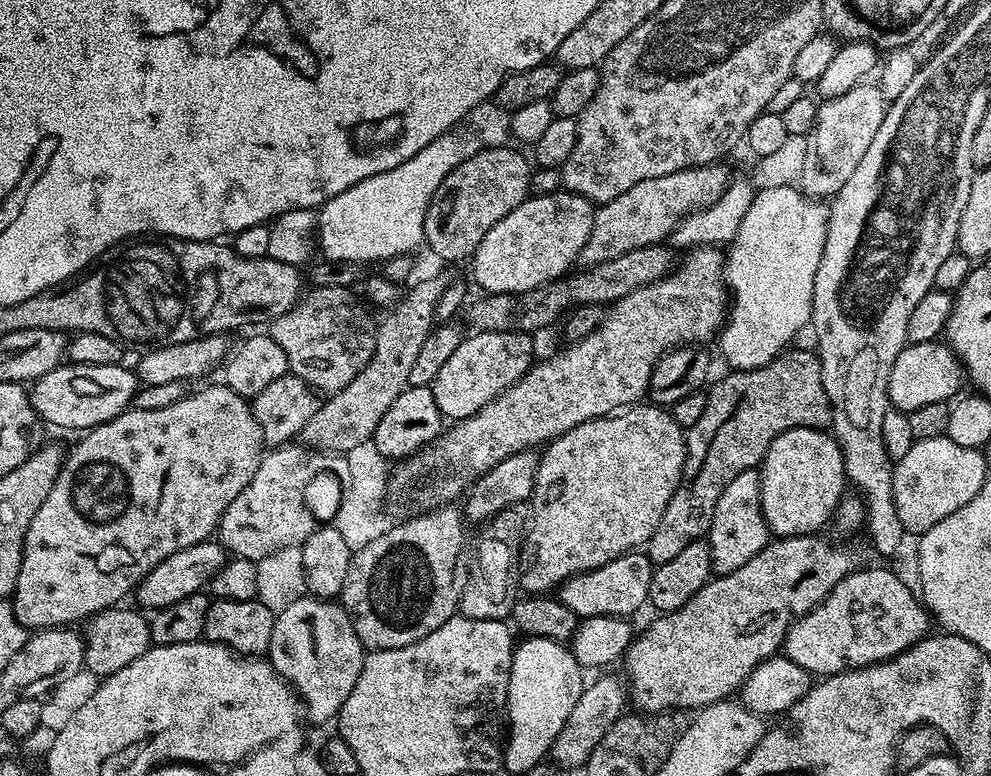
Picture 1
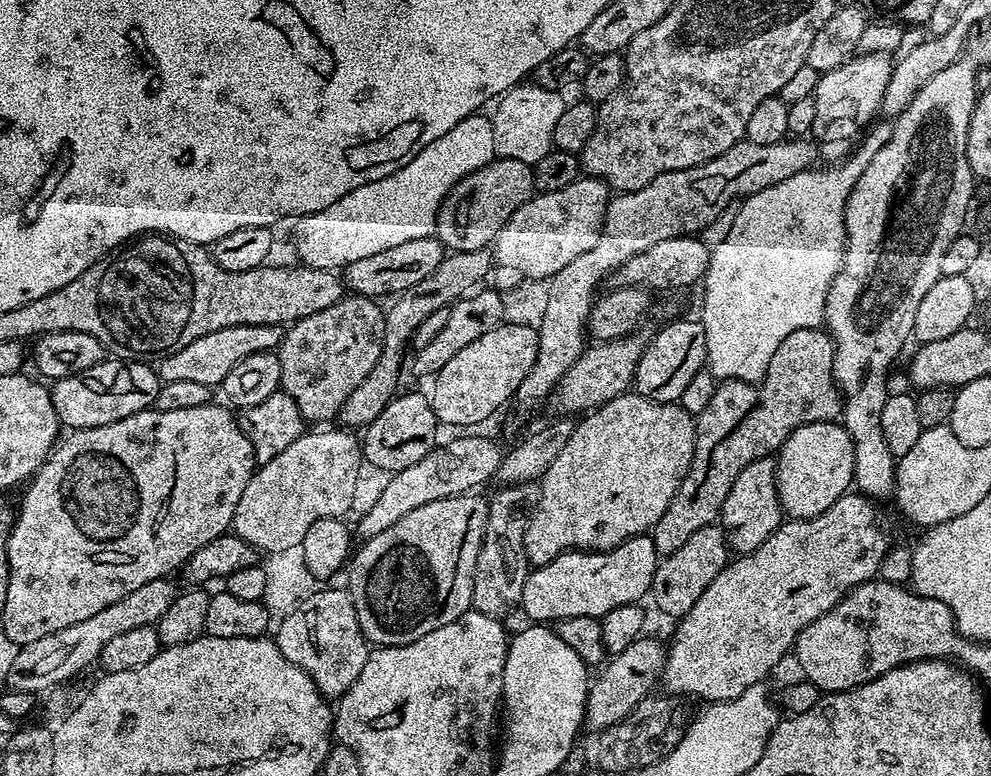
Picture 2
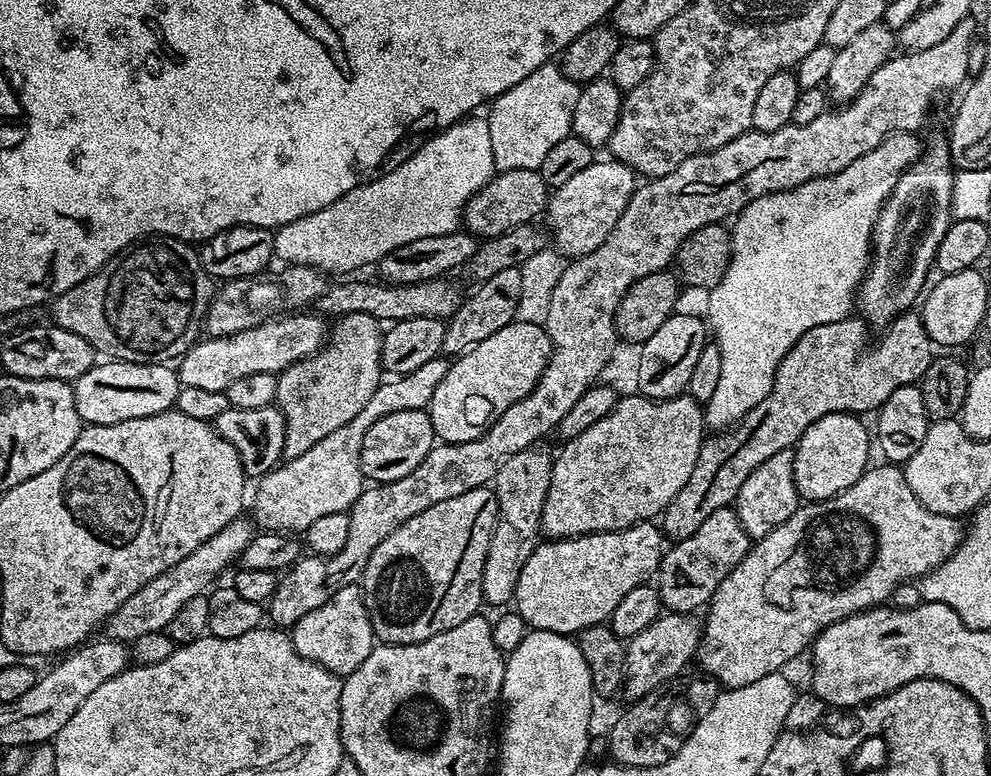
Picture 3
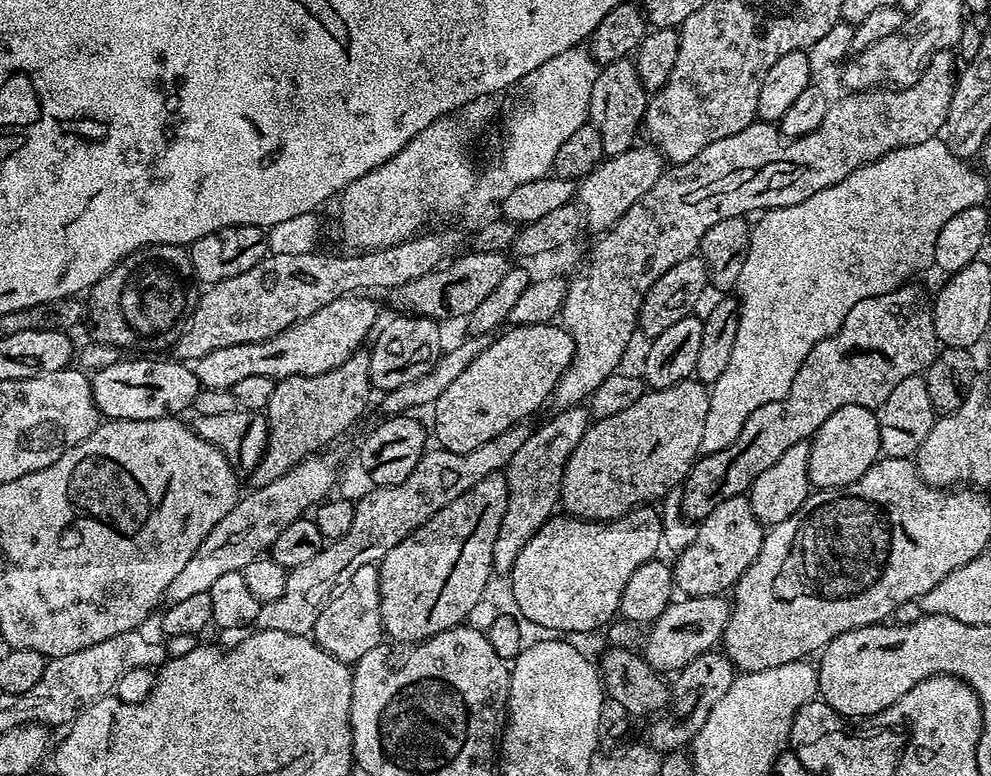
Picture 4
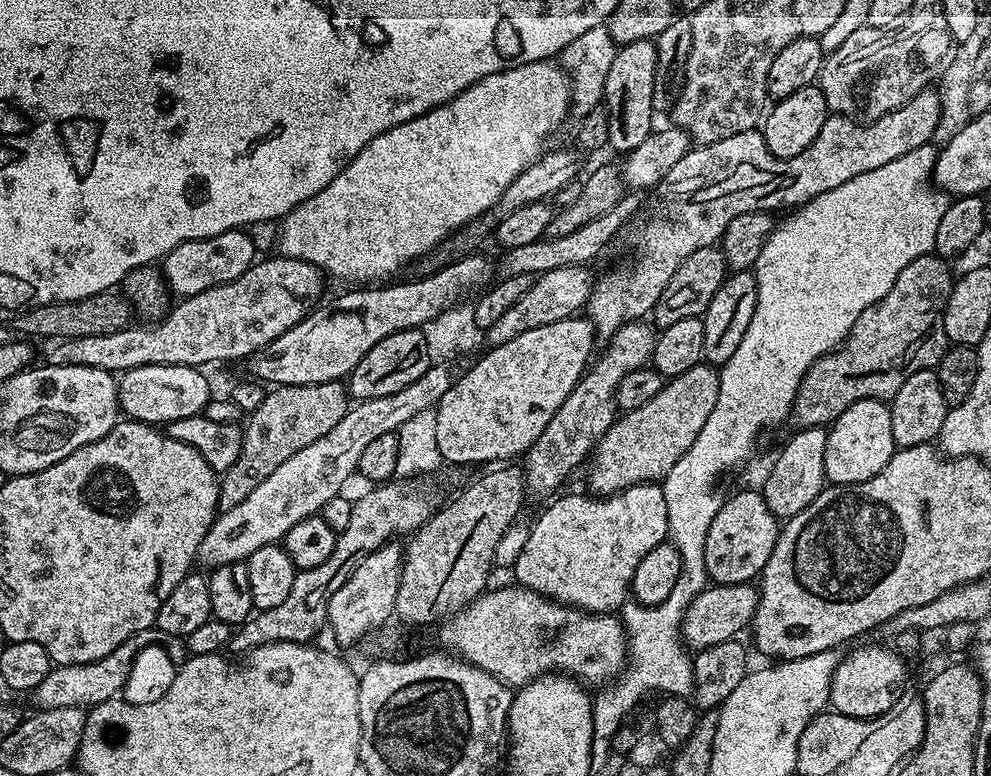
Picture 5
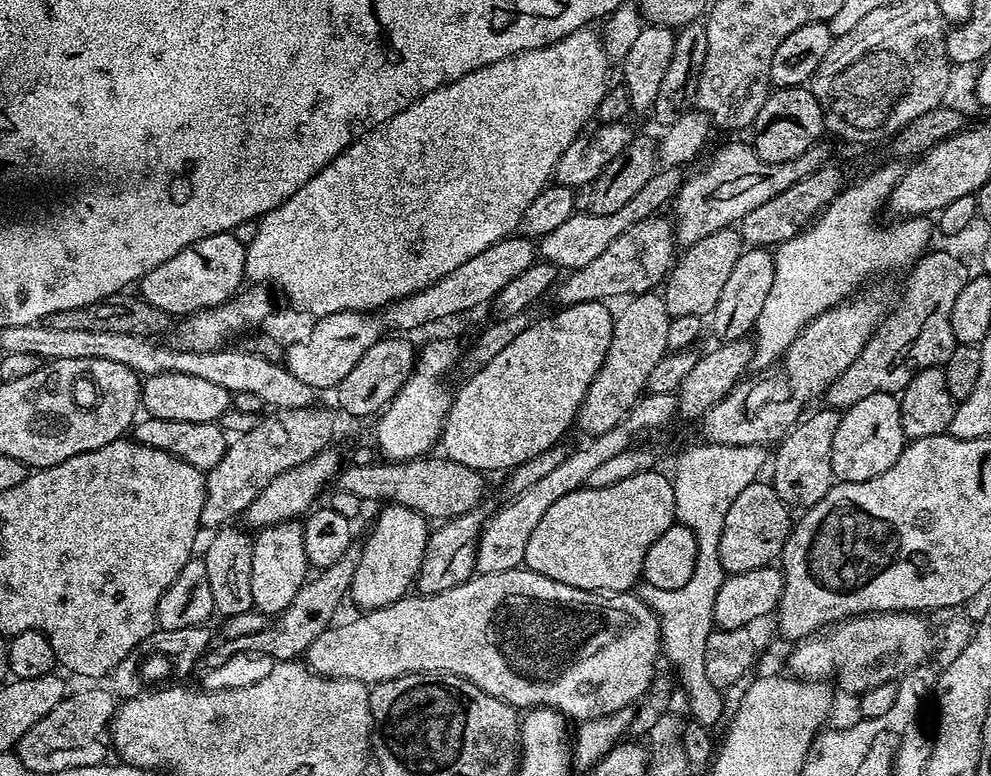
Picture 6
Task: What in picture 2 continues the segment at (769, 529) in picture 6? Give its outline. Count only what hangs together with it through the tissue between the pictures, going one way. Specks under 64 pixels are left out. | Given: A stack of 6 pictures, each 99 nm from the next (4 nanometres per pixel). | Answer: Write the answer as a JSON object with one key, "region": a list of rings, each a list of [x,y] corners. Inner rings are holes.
{"region":[[[719,523],[702,526],[702,530],[690,534],[688,541],[678,546],[674,554],[663,557],[657,563],[650,600],[653,600],[668,616],[673,618],[685,616],[690,606],[694,606],[694,602],[702,598],[706,586],[710,586],[710,582],[714,582],[714,578],[718,578],[718,574],[722,574],[722,570],[729,563],[730,549],[723,528]]]}

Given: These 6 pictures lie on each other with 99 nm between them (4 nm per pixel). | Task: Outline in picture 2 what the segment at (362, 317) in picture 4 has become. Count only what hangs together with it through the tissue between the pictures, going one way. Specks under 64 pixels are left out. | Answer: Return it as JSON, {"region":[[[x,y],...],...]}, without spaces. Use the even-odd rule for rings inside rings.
{"region":[[[239,324],[226,326],[222,330],[214,330],[214,334],[202,334],[190,342],[190,346],[182,346],[178,354],[170,354],[159,361],[158,375],[163,383],[177,381],[193,381],[209,386],[223,385],[226,374],[242,362],[242,358],[250,358],[250,354],[270,352],[280,347],[282,332],[274,324]]]}

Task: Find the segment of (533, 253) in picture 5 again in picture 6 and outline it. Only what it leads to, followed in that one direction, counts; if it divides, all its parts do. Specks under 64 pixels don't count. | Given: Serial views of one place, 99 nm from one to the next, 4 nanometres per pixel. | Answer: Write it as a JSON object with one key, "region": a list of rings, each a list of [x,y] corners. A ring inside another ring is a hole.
{"region":[[[661,167],[652,175],[650,182],[646,182],[646,186],[642,186],[642,190],[638,190],[638,194],[634,194],[634,198],[630,198],[626,206],[614,210],[614,214],[594,214],[590,210],[573,212],[570,218],[566,218],[566,222],[562,222],[562,226],[557,226],[550,234],[539,237],[539,259],[543,263],[553,264],[557,270],[575,270],[594,262],[594,258],[607,250],[610,242],[618,238],[618,234],[630,230],[634,222],[642,222],[647,216],[657,215],[663,209],[660,208],[663,204],[671,205],[681,183],[681,169]]]}

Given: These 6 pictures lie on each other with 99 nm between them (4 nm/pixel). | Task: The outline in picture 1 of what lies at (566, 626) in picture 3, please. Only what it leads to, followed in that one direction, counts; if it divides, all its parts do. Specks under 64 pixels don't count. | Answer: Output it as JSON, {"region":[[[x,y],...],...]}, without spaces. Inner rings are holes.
{"region":[[[633,550],[606,562],[589,572],[579,572],[565,580],[558,588],[558,599],[566,604],[580,618],[586,616],[622,616],[632,615],[648,604],[648,591],[653,570],[652,559],[647,551]]]}

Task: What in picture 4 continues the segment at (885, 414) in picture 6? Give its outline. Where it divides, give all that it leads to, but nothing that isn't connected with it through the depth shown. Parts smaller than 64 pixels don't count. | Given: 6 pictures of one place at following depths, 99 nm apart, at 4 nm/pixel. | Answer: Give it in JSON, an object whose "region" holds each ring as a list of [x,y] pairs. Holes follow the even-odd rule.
{"region":[[[842,406],[822,422],[822,426],[812,437],[810,448],[810,470],[808,477],[812,488],[844,488],[852,484],[870,470],[870,466],[881,459],[880,417],[871,408],[862,406]]]}

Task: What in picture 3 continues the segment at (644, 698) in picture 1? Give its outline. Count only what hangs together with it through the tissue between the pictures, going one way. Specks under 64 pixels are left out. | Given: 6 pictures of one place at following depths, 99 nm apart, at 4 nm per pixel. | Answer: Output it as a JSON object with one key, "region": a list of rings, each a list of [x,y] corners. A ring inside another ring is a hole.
{"region":[[[884,463],[888,464],[880,464],[877,468],[876,465],[869,467],[868,471],[862,474],[862,478],[858,478],[858,482],[854,486],[842,490],[828,500],[801,503],[796,512],[790,514],[790,518],[786,518],[786,522],[782,522],[782,526],[778,526],[778,530],[770,530],[770,534],[755,541],[749,547],[746,558],[742,558],[742,562],[738,562],[738,566],[734,566],[734,570],[730,570],[730,574],[726,574],[726,578],[722,578],[722,586],[718,586],[718,590],[714,590],[712,599],[706,605],[708,620],[706,616],[702,624],[702,639],[698,653],[698,664],[700,660],[701,666],[708,671],[705,673],[717,684],[725,689],[741,688],[750,686],[750,682],[758,682],[758,678],[766,678],[766,674],[787,669],[787,664],[803,648],[805,651],[816,639],[816,635],[822,630],[826,630],[826,626],[847,616],[853,616],[855,612],[862,612],[866,608],[880,606],[891,601],[894,590],[899,584],[919,581],[920,577],[925,576],[927,572],[933,572],[943,560],[950,558],[950,554],[954,554],[954,550],[964,539],[965,529],[962,527],[961,521],[955,516],[936,514],[928,510],[926,506],[922,506],[922,502],[918,502],[918,498],[914,498],[914,490],[910,490],[910,486],[906,482],[903,467],[896,465],[895,468],[892,465],[895,463]]]}

